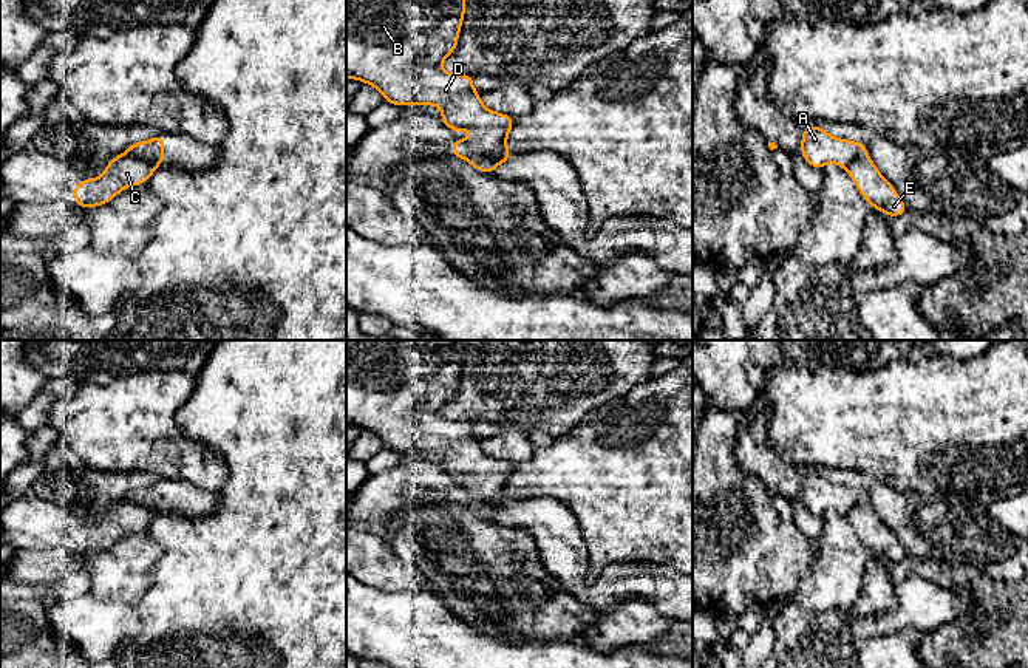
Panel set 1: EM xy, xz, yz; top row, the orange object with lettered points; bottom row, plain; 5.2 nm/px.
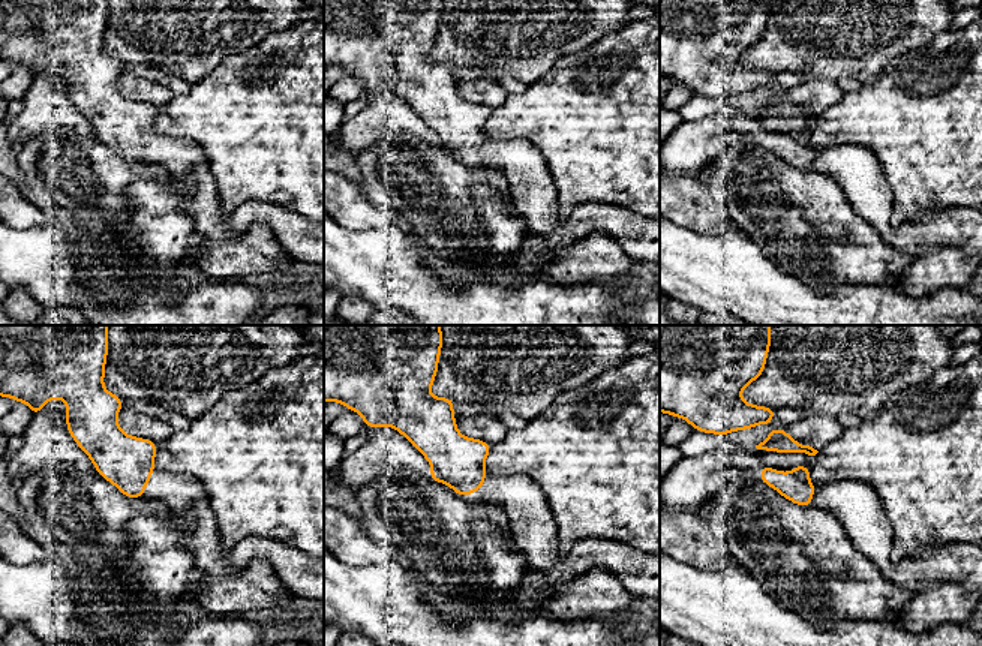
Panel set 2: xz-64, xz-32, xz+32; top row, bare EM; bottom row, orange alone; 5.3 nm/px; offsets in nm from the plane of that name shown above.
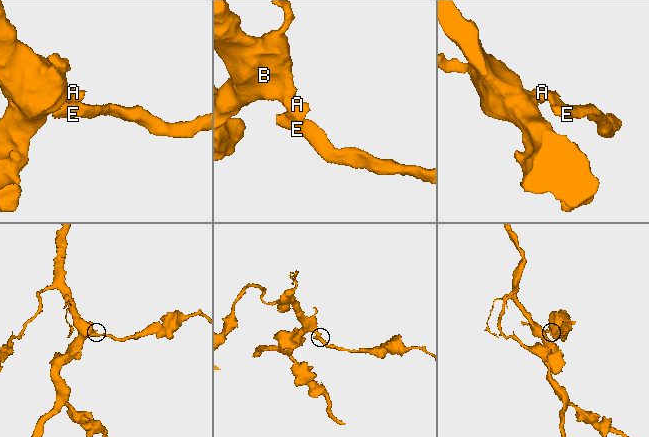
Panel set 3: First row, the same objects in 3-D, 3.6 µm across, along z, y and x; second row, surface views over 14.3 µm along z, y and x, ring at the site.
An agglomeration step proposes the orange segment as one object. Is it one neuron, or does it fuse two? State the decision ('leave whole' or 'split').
split

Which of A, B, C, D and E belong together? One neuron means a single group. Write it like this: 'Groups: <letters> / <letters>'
Groups: A B D / C E

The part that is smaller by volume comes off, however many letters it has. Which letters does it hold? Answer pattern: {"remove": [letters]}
{"remove": ["C", "E"]}

